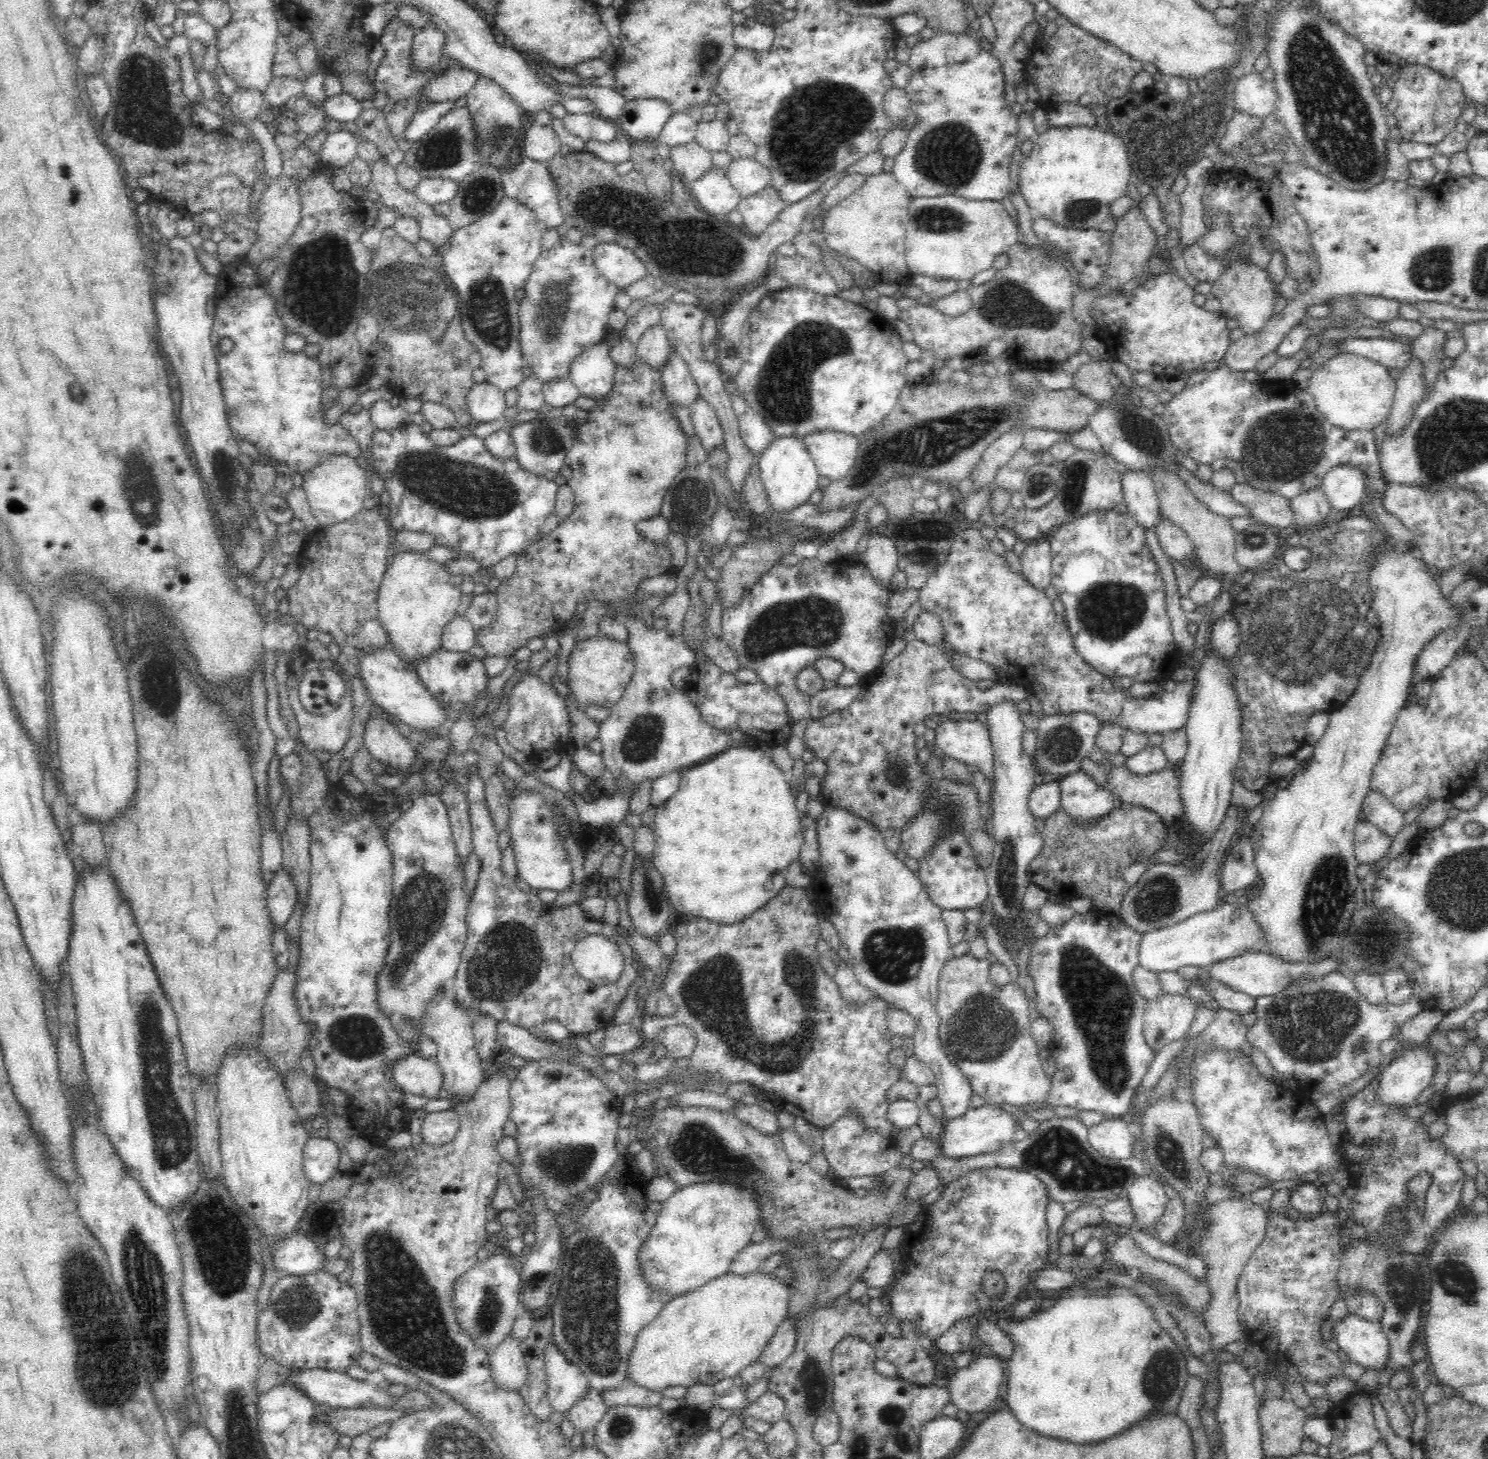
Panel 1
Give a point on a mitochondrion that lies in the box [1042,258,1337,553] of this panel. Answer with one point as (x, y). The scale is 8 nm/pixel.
(1284, 448)

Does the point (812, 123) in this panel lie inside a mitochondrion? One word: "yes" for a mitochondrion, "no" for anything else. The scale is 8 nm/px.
yes

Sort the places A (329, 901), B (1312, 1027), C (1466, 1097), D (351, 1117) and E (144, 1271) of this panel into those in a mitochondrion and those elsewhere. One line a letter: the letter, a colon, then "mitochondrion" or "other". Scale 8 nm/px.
A: other
B: mitochondrion
C: other
D: other
E: mitochondrion

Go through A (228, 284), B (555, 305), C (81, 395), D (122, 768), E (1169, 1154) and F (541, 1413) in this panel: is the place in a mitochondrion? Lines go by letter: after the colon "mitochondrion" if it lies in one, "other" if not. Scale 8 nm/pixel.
A: other
B: mitochondrion
C: mitochondrion
D: other
E: mitochondrion
F: other

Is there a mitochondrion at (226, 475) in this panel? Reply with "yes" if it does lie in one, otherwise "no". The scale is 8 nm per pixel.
yes

